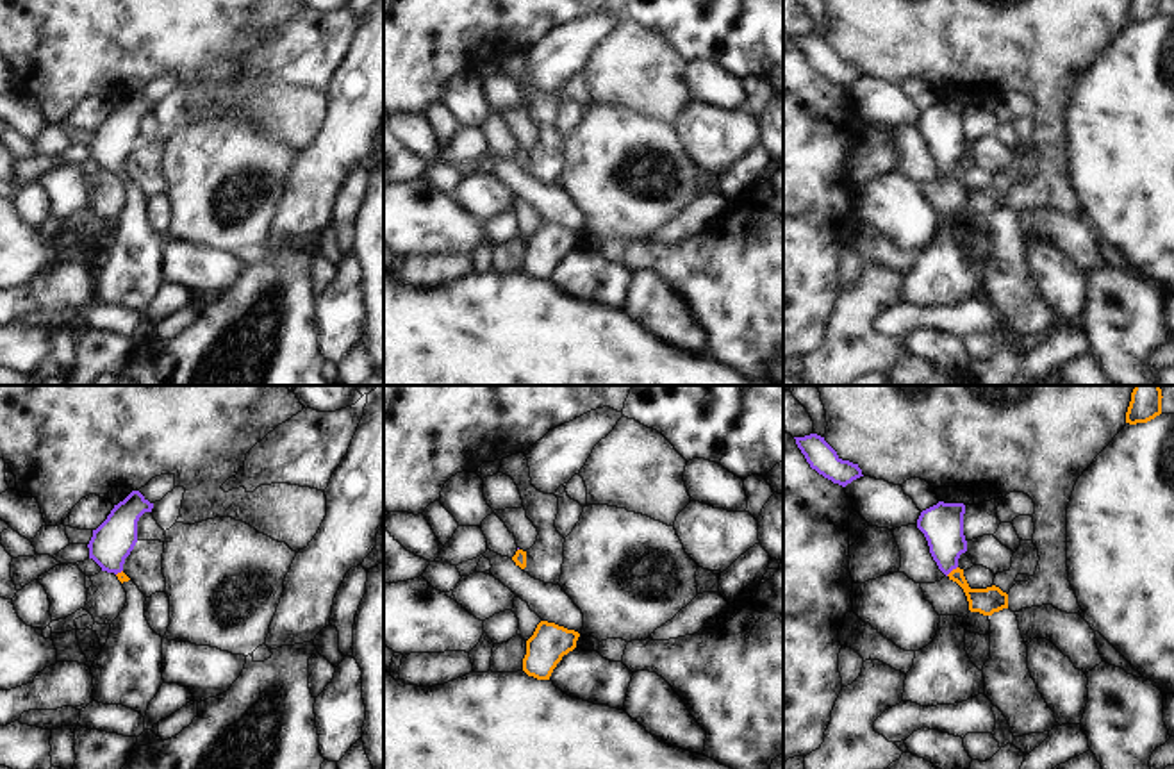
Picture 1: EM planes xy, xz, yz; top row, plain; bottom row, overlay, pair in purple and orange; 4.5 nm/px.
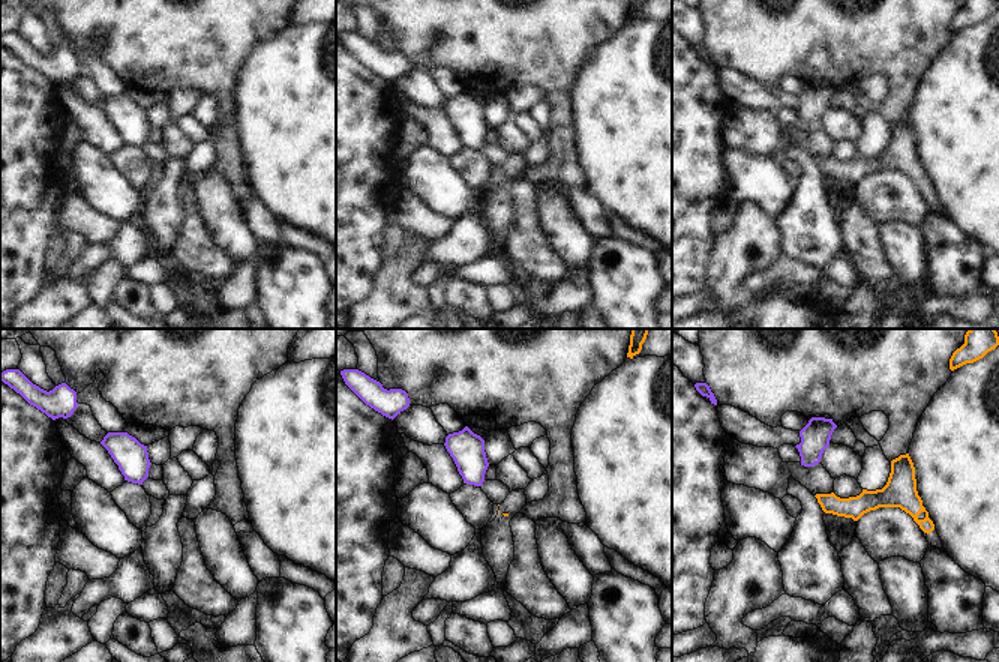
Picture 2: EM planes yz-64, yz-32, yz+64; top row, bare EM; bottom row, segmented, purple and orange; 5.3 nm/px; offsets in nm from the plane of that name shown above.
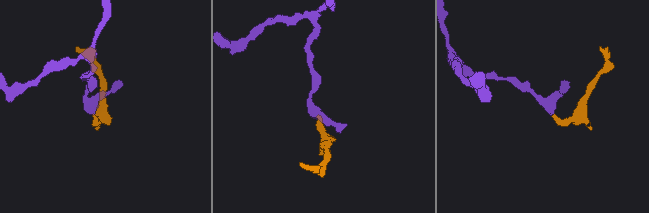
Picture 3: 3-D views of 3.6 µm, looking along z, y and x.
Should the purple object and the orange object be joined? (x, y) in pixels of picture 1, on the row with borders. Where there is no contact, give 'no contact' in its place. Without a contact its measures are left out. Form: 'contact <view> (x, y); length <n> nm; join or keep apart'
contact yz (951, 570); length 70 nm; join

